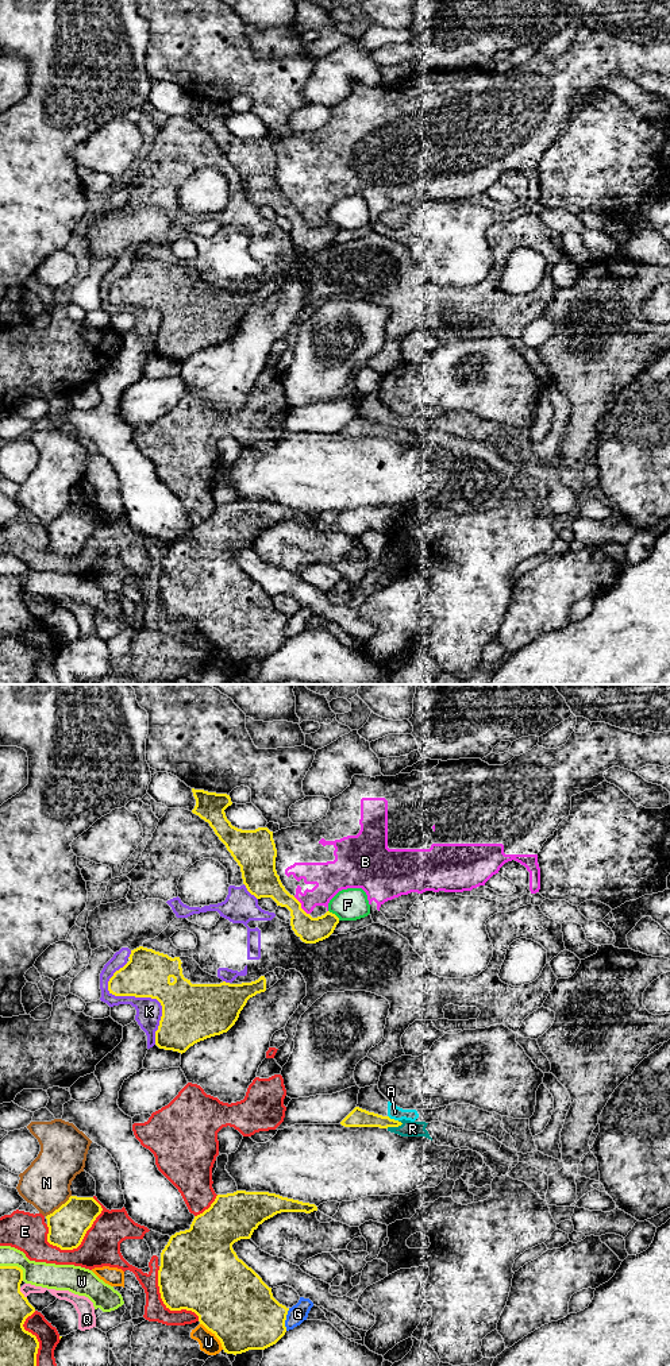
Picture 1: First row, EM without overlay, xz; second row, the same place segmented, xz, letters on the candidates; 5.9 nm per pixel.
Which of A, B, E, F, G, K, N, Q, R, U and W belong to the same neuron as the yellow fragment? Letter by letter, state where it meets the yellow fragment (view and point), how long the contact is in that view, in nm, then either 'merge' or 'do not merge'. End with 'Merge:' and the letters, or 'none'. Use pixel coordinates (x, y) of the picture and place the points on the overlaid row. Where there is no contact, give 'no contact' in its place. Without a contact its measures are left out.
A: meets yellow in xz at (393, 1119); contact 70 nm long; do not merge
B: meets yellow in xz at (300, 906); contact 140 nm long; do not merge
E: meets yellow in xz at (83, 1238); contact 400 nm long; do not merge
F: meets yellow in xz at (334, 914); contact 90 nm long; do not merge
G: meets yellow in xz at (285, 1319); contact 140 nm long; do not merge
K: meets yellow in xz at (141, 996); contact 500 nm long; do not merge
N: meets yellow in xz at (60, 1207); contact 200 nm long; do not merge
Q: meets yellow in xz at (22, 1293); contact 80 nm long; do not merge
R: meets yellow in xz at (395, 1126); contact 110 nm long; merge
U: meets yellow in xz at (215, 1335); contact 220 nm long; do not merge
W: meets yellow in xz at (16, 1266); contact 170 nm long; do not merge
Merge: R

